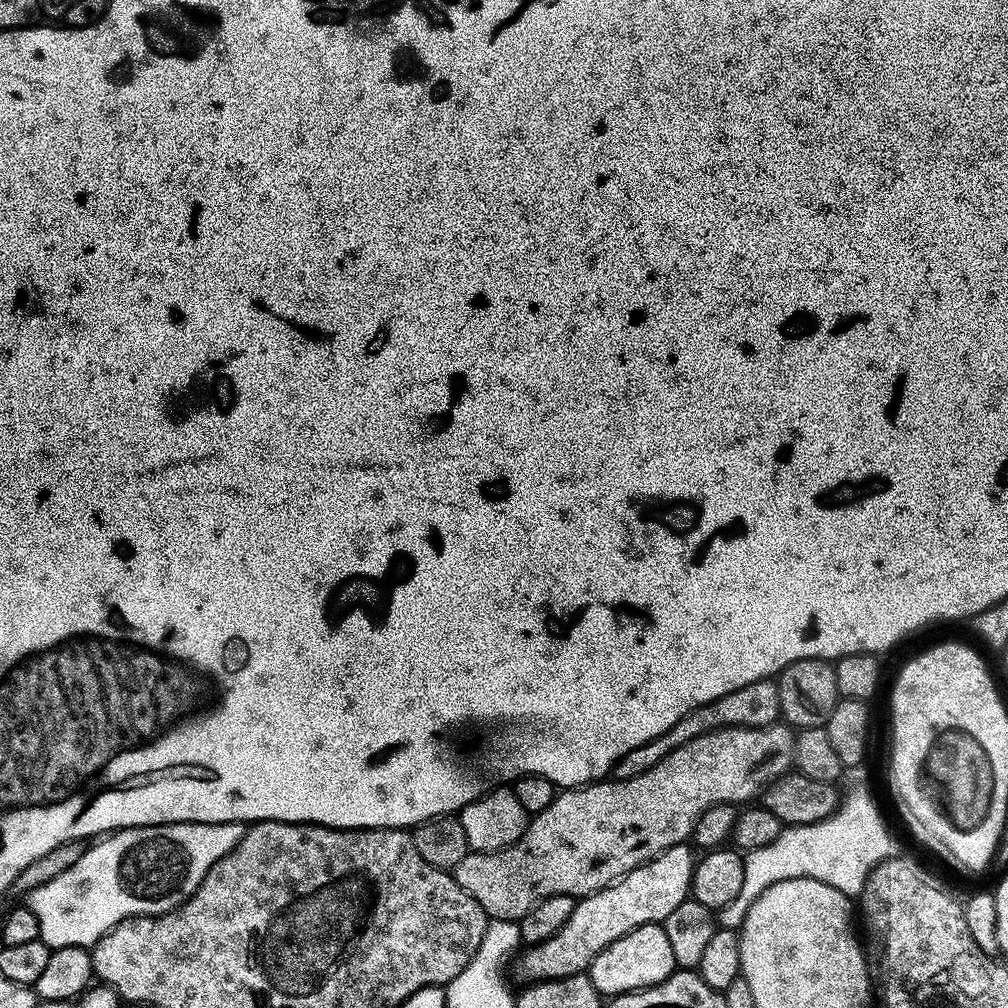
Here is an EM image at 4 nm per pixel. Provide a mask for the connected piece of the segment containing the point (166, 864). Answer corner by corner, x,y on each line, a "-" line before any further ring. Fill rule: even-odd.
240,822
230,824
159,824
158,826
142,826
141,828
122,828
118,832
97,839
93,843
96,844
93,848
92,845
85,847
82,858
78,858
78,862
74,862
74,866
70,866
70,870
62,870
62,874
58,874
58,878
50,878
50,882
46,882
27,893
26,907
34,910
34,918
38,918
40,939
53,950
57,948
88,948
98,943
115,924
120,924
123,920
130,919
131,916
160,916
163,912
174,910
178,905
185,904
198,890
198,886
204,881
209,870
226,853
234,850
234,846
243,838
244,830
245,825

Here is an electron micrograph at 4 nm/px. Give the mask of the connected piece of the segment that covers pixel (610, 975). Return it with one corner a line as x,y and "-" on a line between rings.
647,924
618,938
618,942
610,942
610,946
594,958
590,975
601,997
611,998
660,984
675,971
677,967
674,954
670,951
670,941
666,939
666,930
659,924

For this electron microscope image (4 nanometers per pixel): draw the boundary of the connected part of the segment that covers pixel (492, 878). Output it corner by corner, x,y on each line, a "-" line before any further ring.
780,722
770,725
768,728
714,728
706,734
678,746
678,750
666,754
666,758
662,758
662,762
658,762
653,768
647,768
645,772
637,772
627,778
616,778
620,780
605,778
579,788
561,791
556,800
550,802
550,806
546,806
546,810
535,813
529,819
526,830
520,835
518,842
514,842
509,848
503,848
497,852
473,852
469,850
466,858
462,858
462,862
458,862
458,866
454,870
458,886
462,886
462,890
466,890
470,894
470,898
474,898
474,902
478,902
478,906
482,906
484,913
491,919
506,919
517,922
527,912
534,910
534,906
538,906
538,902
542,902
554,894
566,894
567,896
579,898
594,894
603,888
608,888
611,884
619,882
630,870
634,870
638,866
645,864
646,861
652,860
655,856
663,854
667,848
673,848
675,844
685,843
695,833
696,823
699,822
700,815
707,808
713,808
719,804
747,805
749,802
755,801
752,799
755,796
757,799
772,781
776,781
784,773
787,773
790,768
790,764
788,766
787,762
784,761
784,739
788,736
787,731
789,732
789,729

